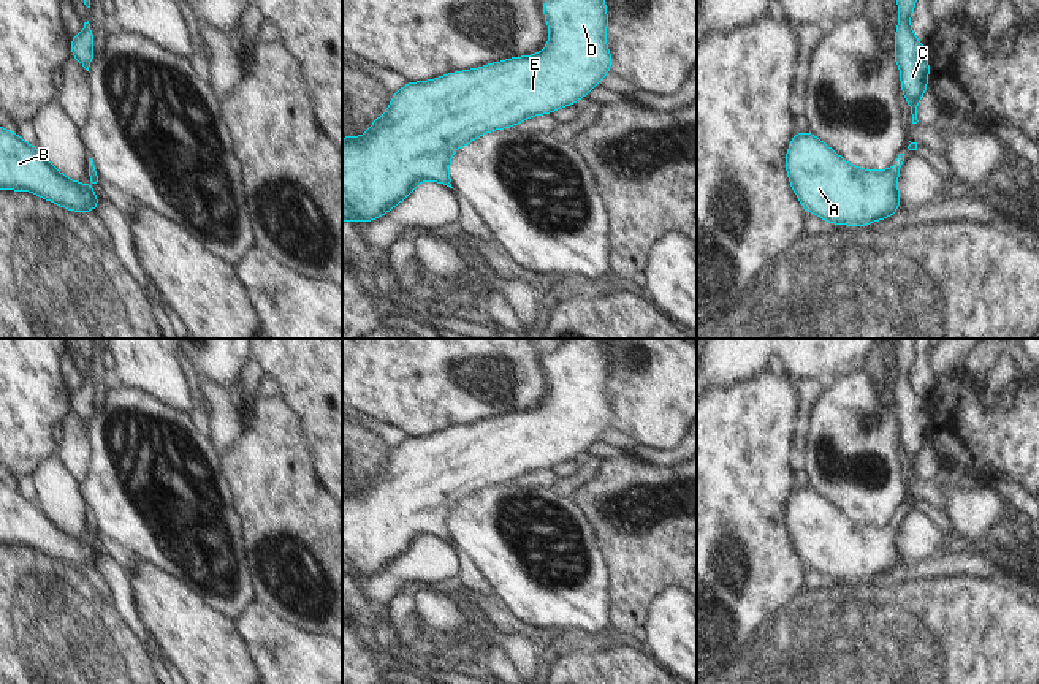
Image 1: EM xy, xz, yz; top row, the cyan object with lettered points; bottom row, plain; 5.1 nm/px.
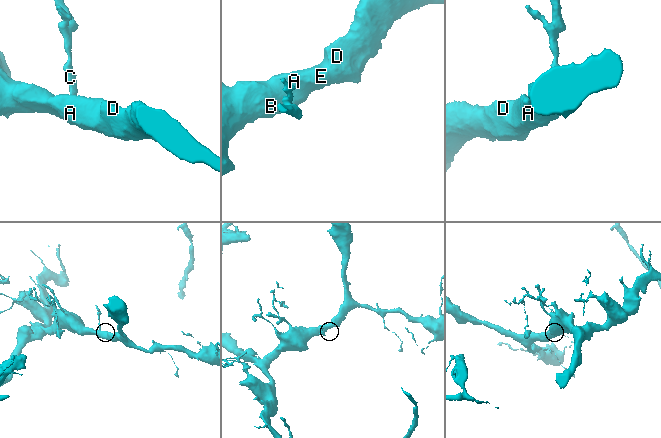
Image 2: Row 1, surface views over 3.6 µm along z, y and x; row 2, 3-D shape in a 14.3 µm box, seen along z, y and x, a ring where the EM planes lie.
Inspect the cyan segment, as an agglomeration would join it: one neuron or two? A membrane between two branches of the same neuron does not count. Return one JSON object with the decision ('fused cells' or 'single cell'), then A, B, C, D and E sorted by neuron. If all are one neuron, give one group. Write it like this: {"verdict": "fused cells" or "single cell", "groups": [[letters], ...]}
{"verdict": "single cell", "groups": [["A", "B", "C", "D", "E"]]}

